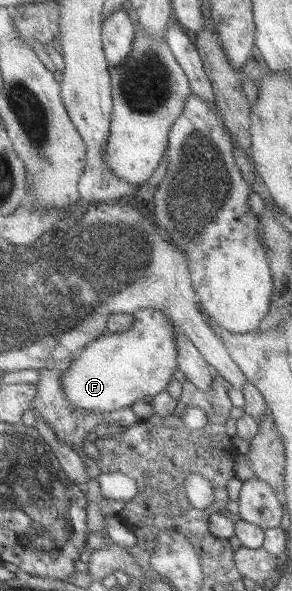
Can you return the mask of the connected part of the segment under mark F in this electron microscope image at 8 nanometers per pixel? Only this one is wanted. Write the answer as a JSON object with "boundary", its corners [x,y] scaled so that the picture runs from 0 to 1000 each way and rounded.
{"boundary":[[[521,519],[473,523],[449,531],[459,538],[445,553],[401,563],[363,563],[305,579],[247,607],[240,619],[209,628],[205,655],[219,662],[219,672],[260,689],[260,692],[312,694],[325,701],[384,697],[425,689],[452,687],[466,679],[493,677],[497,670],[524,672],[555,663],[568,650],[592,638],[603,626],[603,584],[596,584],[596,552],[589,543],[548,525]]]}

